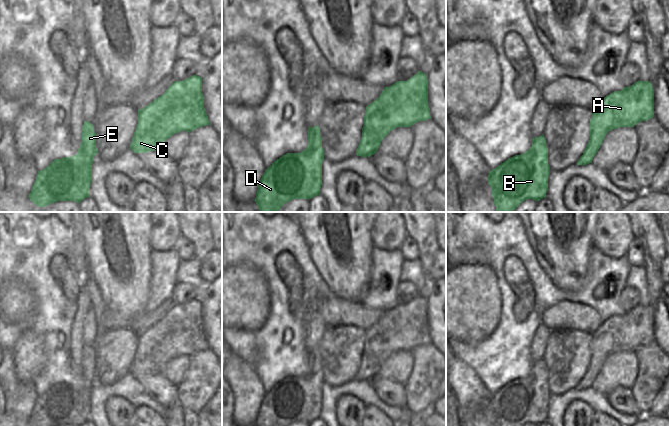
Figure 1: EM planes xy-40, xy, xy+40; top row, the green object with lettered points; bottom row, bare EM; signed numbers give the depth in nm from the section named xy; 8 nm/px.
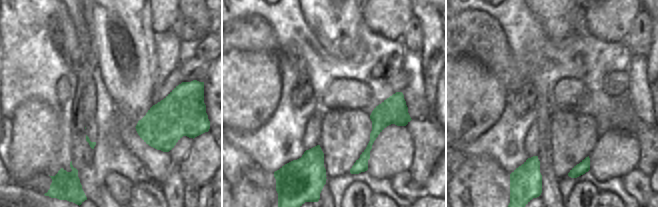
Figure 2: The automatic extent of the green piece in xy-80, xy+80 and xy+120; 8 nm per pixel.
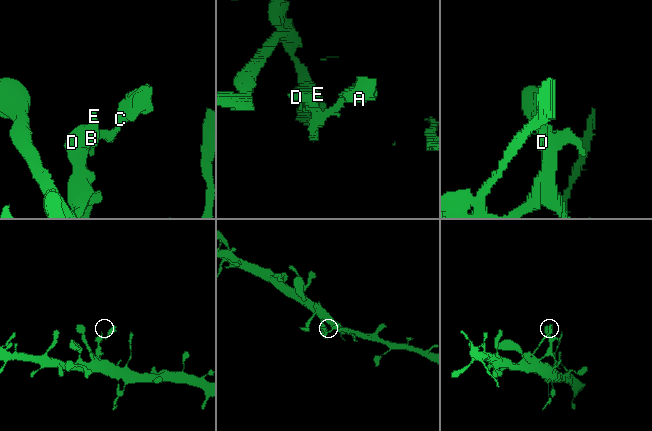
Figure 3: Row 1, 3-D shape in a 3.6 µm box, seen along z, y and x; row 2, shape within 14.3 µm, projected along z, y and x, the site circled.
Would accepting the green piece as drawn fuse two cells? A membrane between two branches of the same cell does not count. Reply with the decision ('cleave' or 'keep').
cleave

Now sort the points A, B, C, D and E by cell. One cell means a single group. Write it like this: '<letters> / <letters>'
A C / B D E

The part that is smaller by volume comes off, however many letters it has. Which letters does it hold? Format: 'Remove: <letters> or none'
Remove: A, C

